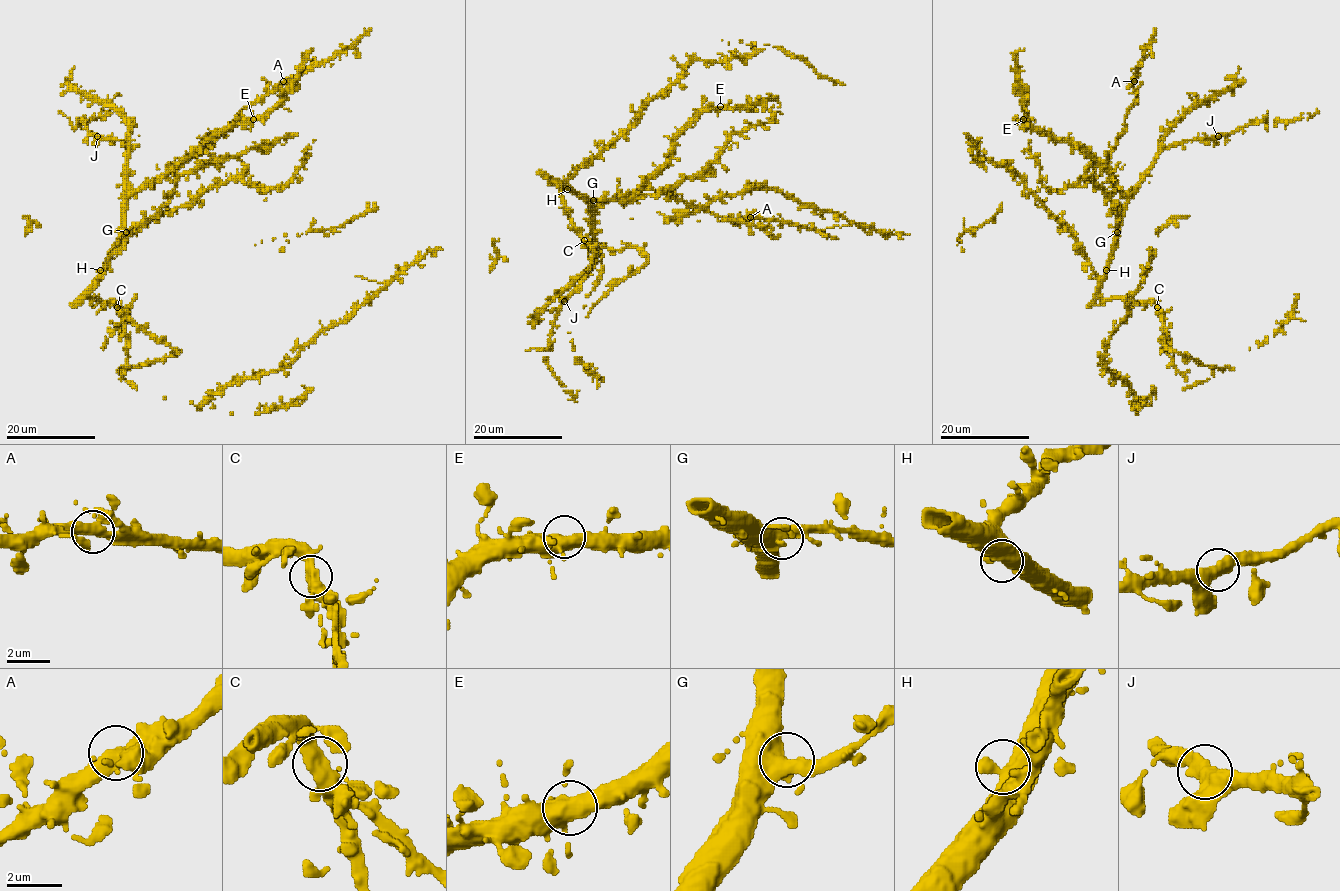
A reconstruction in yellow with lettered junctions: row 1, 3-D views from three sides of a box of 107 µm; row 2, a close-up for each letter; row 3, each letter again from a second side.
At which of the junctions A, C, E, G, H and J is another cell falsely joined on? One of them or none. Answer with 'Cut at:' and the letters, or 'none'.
Cut at: none

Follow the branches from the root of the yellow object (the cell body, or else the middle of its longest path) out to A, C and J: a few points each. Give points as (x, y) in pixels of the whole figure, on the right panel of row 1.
A: (1108, 299), (1100, 296), (1100, 279), (1117, 238), (1126, 197), (1113, 182), (1106, 162), (1134, 102), (1134, 81)
C: (1108, 299), (1153, 301), (1157, 307)
J: (1108, 299), (1100, 296), (1100, 279), (1109, 262), (1129, 193), (1164, 148), (1218, 136)

